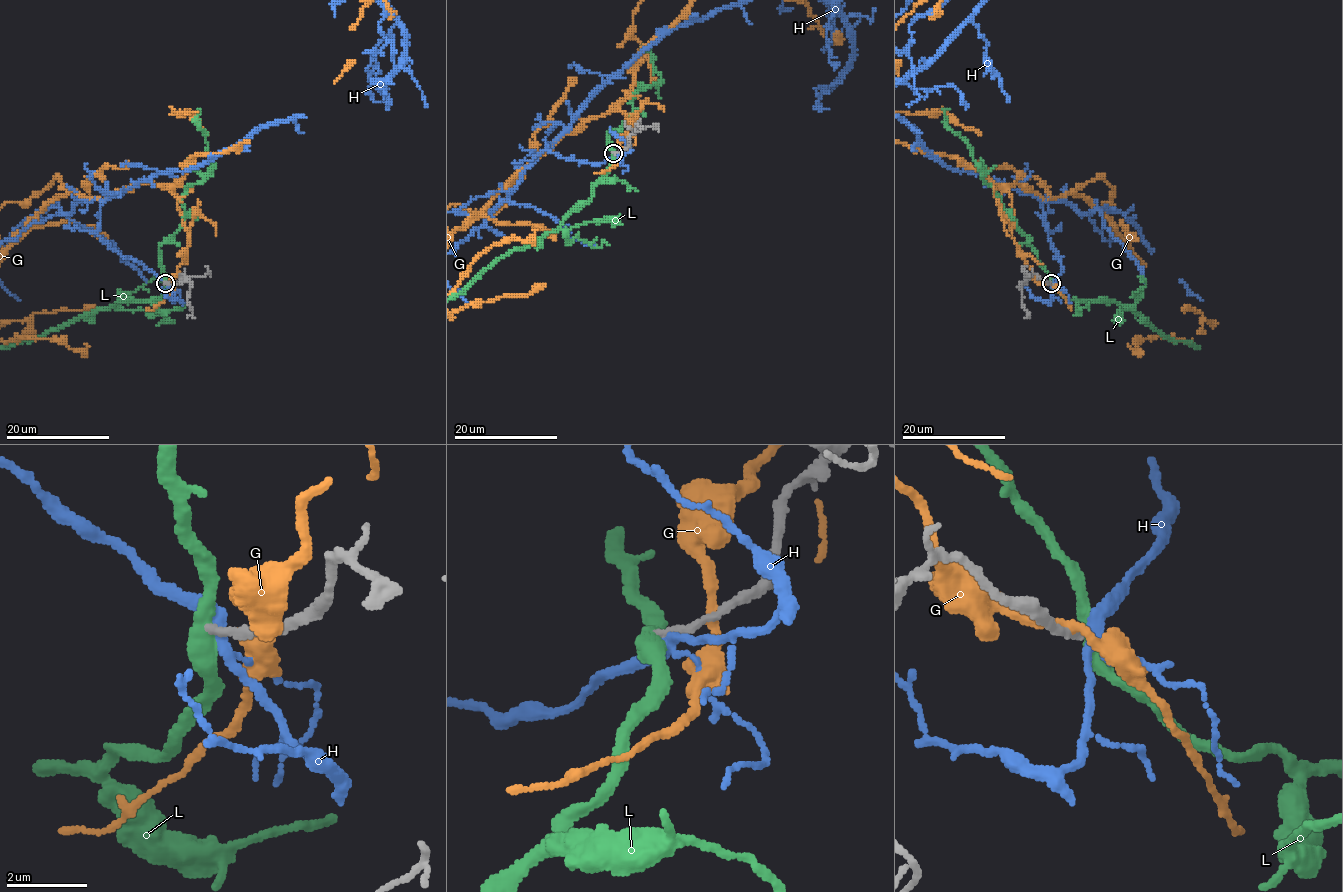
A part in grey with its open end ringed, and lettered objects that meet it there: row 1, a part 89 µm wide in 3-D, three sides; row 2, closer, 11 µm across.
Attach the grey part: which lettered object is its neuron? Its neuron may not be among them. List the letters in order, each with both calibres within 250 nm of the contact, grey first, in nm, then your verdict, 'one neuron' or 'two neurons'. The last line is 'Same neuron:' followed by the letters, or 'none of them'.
G: calibres 200 and 240 nm; two neurons
H: calibres 220 and 280 nm; two neurons
L: calibres 200 and 400 nm; two neurons
Same neuron: none of them

